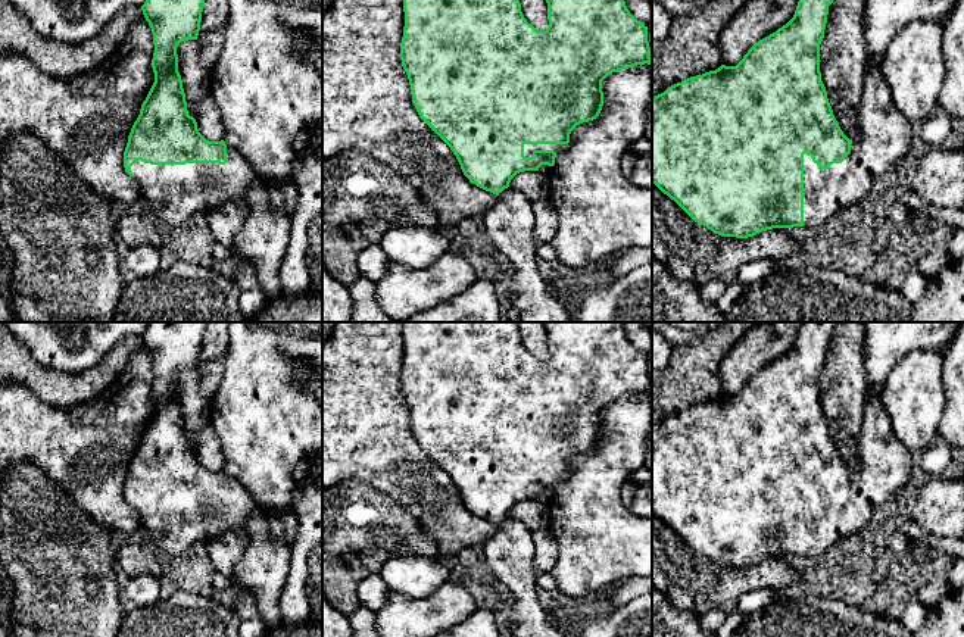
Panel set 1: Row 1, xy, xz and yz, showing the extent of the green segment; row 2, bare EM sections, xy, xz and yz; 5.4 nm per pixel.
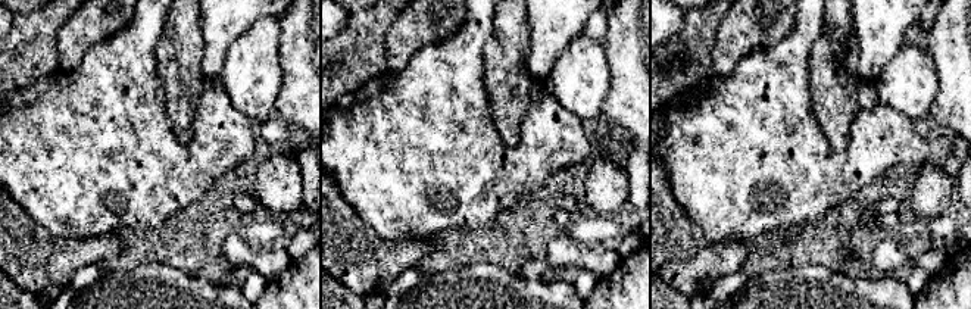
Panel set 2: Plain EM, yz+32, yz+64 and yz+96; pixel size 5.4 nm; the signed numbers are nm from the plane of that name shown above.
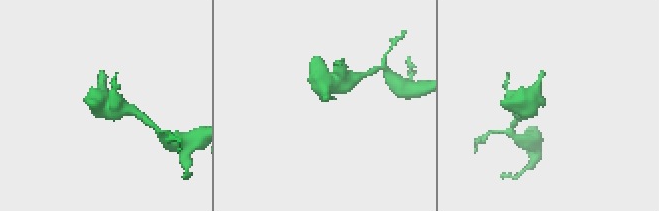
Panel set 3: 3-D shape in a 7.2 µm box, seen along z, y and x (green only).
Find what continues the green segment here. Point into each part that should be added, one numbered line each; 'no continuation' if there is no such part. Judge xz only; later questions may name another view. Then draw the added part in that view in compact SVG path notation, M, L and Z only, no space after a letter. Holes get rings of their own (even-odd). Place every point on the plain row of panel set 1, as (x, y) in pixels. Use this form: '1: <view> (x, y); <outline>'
1: xz (529, 478); M524 474L524 485L531 487L534 480L553 480L558 484L565 478L567 474Z

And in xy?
1: xy (172, 522); M227 475L227 493L150 494L141 490L131 496L140 516L144 538L156 550L180 555L193 543L241 528L258 503L246 487Z

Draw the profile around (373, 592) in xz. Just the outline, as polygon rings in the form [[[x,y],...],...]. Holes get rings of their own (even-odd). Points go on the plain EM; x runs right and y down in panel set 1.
[[[372,574],[362,581],[359,581],[356,588],[356,596],[361,605],[377,612],[381,609],[389,597],[390,588],[380,574]]]

